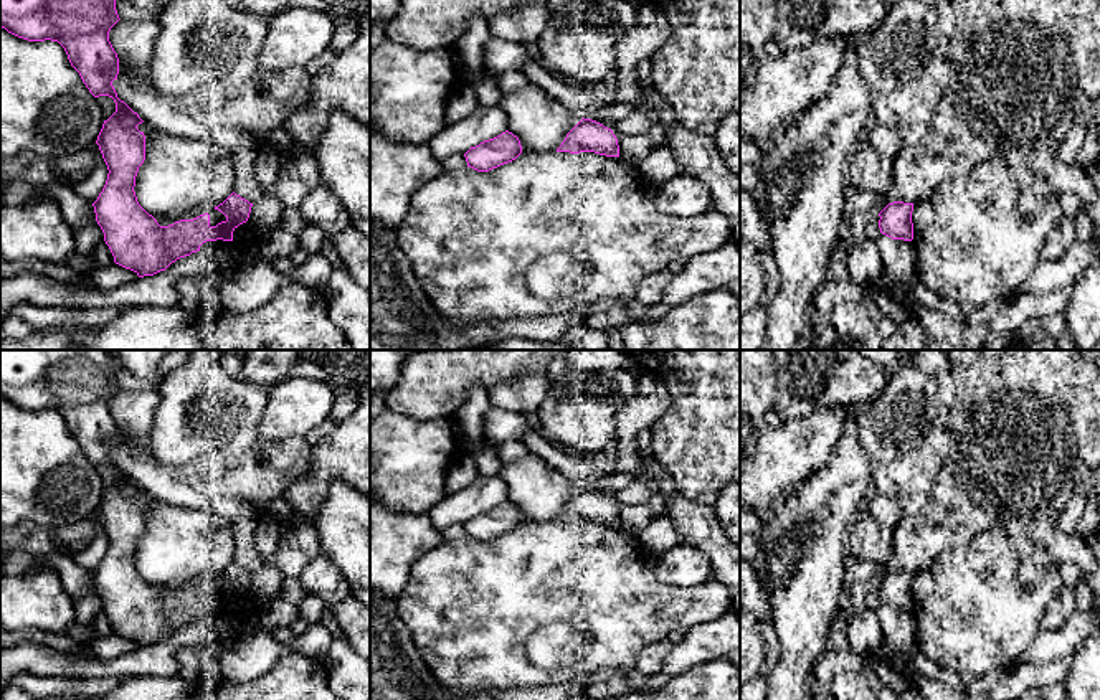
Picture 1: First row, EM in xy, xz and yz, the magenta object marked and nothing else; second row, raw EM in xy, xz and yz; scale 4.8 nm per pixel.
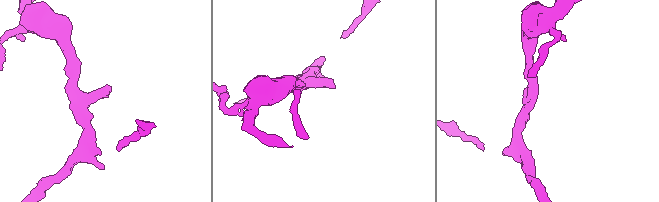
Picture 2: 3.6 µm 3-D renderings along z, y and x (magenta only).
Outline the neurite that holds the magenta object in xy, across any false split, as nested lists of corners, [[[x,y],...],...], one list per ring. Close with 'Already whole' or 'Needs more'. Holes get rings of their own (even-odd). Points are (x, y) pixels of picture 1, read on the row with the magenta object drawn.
[[[0,0],[2,28],[28,41],[58,41],[89,92],[94,97],[109,96],[114,99],[116,112],[104,121],[96,140],[109,173],[92,206],[114,262],[144,277],[165,271],[177,259],[200,251],[200,246],[206,241],[233,241],[233,231],[248,221],[253,203],[233,192],[223,203],[215,206],[226,216],[216,226],[210,225],[208,213],[160,226],[139,205],[134,187],[139,167],[145,160],[145,135],[137,129],[144,121],[117,97],[112,86],[119,74],[119,58],[109,41],[109,31],[119,20],[116,0]]]. Already whole

